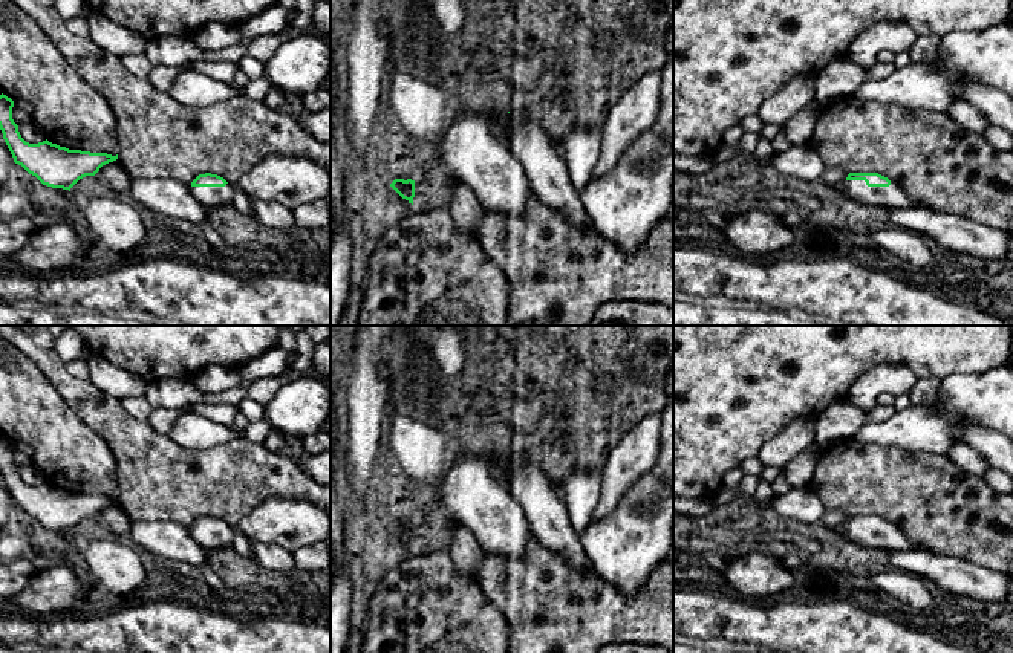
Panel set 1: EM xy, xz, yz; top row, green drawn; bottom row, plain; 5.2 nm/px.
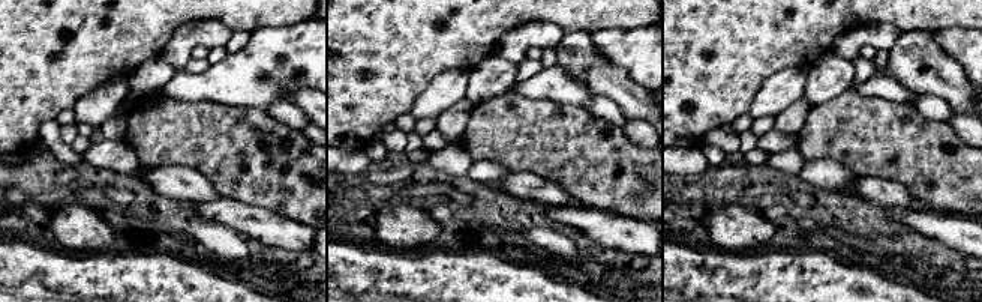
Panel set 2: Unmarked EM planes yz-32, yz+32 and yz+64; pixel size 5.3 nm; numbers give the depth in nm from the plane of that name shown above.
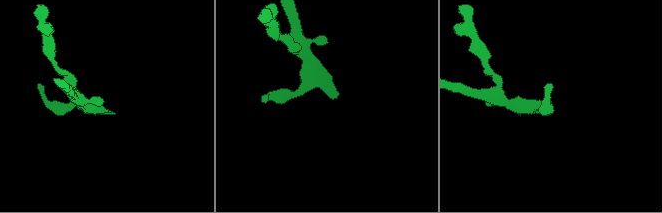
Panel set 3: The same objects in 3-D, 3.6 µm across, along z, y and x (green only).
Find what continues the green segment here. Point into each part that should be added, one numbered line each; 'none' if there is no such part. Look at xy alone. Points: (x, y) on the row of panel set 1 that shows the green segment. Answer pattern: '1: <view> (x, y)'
1: xy (208, 196)

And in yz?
1: yz (892, 196)

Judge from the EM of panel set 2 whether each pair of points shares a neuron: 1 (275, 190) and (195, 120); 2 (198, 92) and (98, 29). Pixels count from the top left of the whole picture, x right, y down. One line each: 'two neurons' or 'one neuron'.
1: one neuron
2: two neurons

